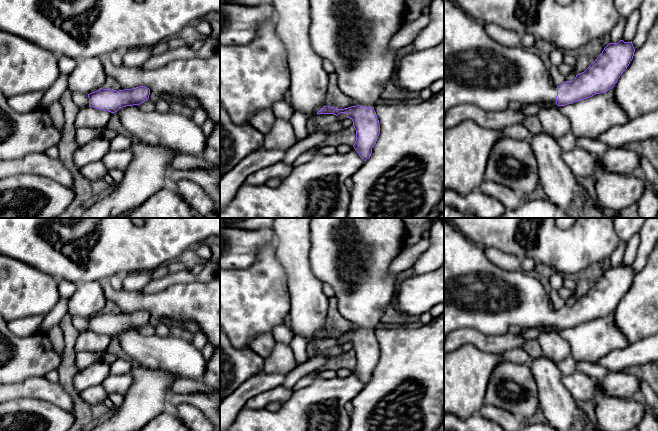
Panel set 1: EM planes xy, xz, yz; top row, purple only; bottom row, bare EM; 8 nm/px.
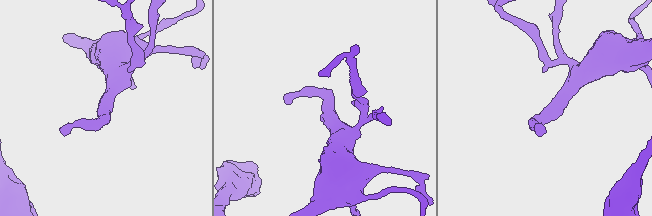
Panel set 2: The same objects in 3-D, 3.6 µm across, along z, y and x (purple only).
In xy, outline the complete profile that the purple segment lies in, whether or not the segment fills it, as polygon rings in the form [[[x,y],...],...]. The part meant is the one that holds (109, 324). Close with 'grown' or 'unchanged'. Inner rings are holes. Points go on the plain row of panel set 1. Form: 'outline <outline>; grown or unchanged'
outline [[[145,310],[119,315],[101,312],[88,318],[89,331],[115,337],[126,330],[139,330],[149,323],[149,319],[150,313]]]; unchanged

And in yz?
outline [[[444,218],[444,338],[450,332],[463,328],[474,329],[485,335],[503,335],[511,326],[520,329],[572,328],[612,313],[632,285],[634,276],[632,265],[609,267],[597,283],[584,296],[577,298],[572,306],[565,305],[556,311],[538,279],[521,268],[509,271],[497,267],[487,258],[483,248],[465,237],[450,220]]]; grown

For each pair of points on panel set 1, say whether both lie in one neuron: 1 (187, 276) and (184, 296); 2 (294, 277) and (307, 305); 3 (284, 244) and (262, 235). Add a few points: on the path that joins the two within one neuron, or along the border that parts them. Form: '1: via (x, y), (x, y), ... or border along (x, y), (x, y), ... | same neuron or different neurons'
1: border along (209, 280), (178, 282), (164, 289) | different neurons
2: via (301, 284), (306, 290), (307, 298) | same neuron
3: border along (272, 228), (276, 242) | different neurons

